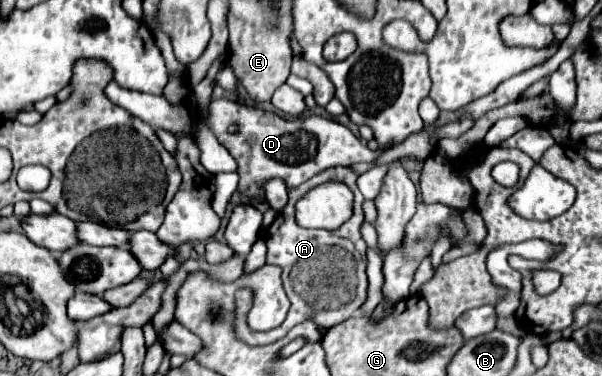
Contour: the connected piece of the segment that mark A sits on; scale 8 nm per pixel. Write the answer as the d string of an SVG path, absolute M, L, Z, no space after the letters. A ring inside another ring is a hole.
M338 165L338 167L330 167L330 169L314 175L312 179L308 179L302 185L290 189L288 205L278 213L276 221L268 229L268 237L266 237L268 257L266 257L266 263L282 267L282 283L284 283L288 299L292 301L292 307L290 307L290 313L287 314L284 323L280 327L264 331L264 333L252 331L246 323L246 313L250 311L252 295L246 289L240 289L236 293L234 333L242 343L252 345L252 347L274 343L274 341L282 339L294 325L302 323L304 319L312 319L320 327L328 329L328 327L334 327L336 323L342 323L342 321L350 319L354 315L354 311L362 307L362 303L366 301L368 279L366 279L366 243L360 235L360 227L364 223L364 211L362 211L364 197L356 187L356 179L358 179L356 171L352 171L350 167L340 167ZM326 179L344 179L348 183L348 187L356 195L356 213L350 217L350 221L346 225L342 225L336 231L300 229L294 221L294 213L292 213L294 203L306 191L310 191L318 183L324 183Z

